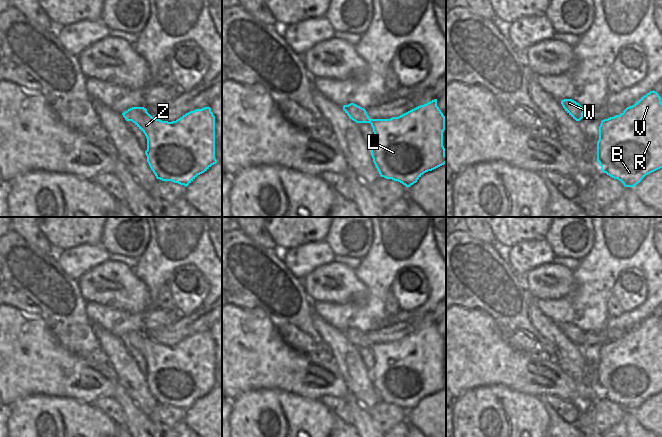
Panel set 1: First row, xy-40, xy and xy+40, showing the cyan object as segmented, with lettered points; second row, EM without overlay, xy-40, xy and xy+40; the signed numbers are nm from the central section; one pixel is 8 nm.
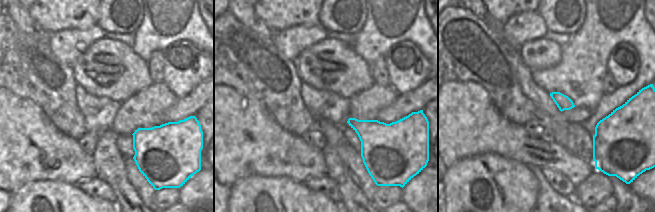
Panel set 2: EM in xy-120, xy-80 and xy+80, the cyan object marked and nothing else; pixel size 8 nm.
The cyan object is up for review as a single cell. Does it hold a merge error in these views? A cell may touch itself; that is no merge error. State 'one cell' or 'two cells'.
one cell

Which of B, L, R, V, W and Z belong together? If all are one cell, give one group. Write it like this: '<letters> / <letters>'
B L R V W Z

